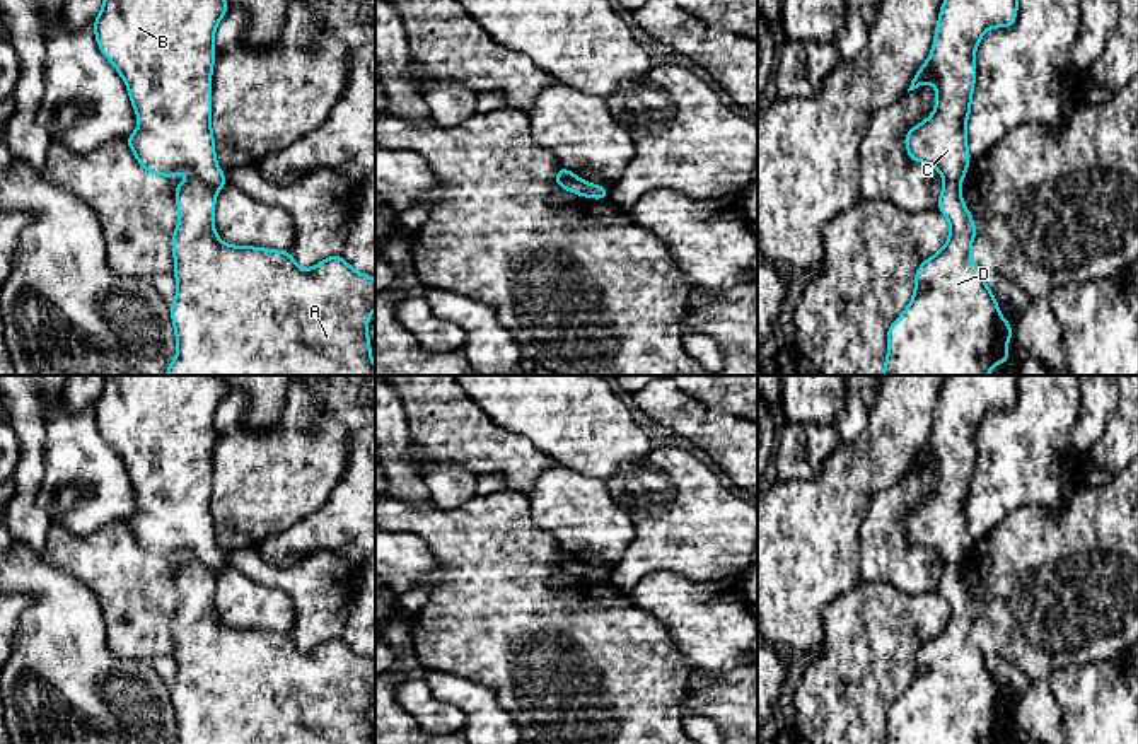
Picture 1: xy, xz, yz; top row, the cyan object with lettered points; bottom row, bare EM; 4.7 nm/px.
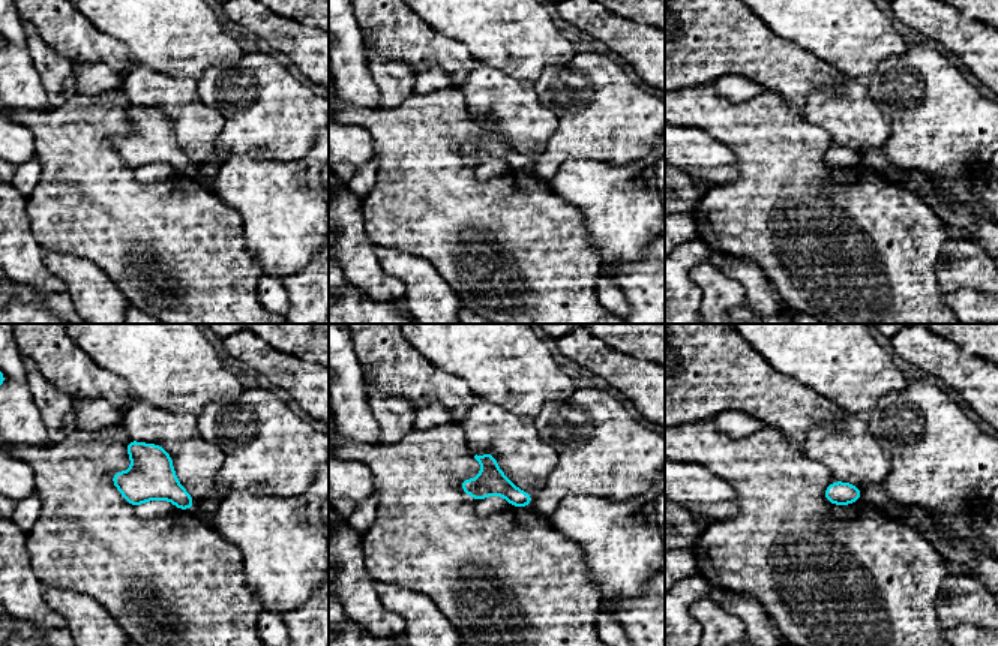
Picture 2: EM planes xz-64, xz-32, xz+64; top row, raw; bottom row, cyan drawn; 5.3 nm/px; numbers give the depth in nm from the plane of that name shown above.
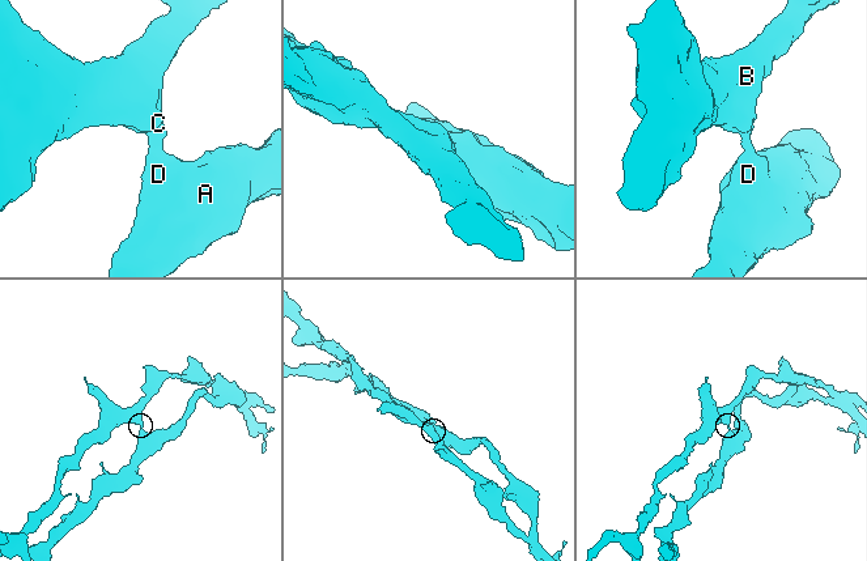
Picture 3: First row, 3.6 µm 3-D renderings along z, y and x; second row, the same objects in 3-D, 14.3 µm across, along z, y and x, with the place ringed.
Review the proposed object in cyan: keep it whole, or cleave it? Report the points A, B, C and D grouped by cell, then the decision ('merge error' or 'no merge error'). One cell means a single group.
A D / B C; merge error

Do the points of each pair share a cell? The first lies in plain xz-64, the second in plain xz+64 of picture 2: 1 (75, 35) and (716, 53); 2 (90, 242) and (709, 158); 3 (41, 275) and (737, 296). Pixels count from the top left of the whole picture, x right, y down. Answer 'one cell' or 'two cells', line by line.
1: one cell
2: two cells
3: one cell

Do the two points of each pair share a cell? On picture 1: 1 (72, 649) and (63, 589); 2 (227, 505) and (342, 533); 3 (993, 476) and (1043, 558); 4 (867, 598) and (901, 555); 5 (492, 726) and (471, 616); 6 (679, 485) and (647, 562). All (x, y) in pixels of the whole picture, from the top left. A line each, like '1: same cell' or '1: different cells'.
1: same cell
2: different cells
3: different cells
4: different cells
5: different cells
6: same cell

